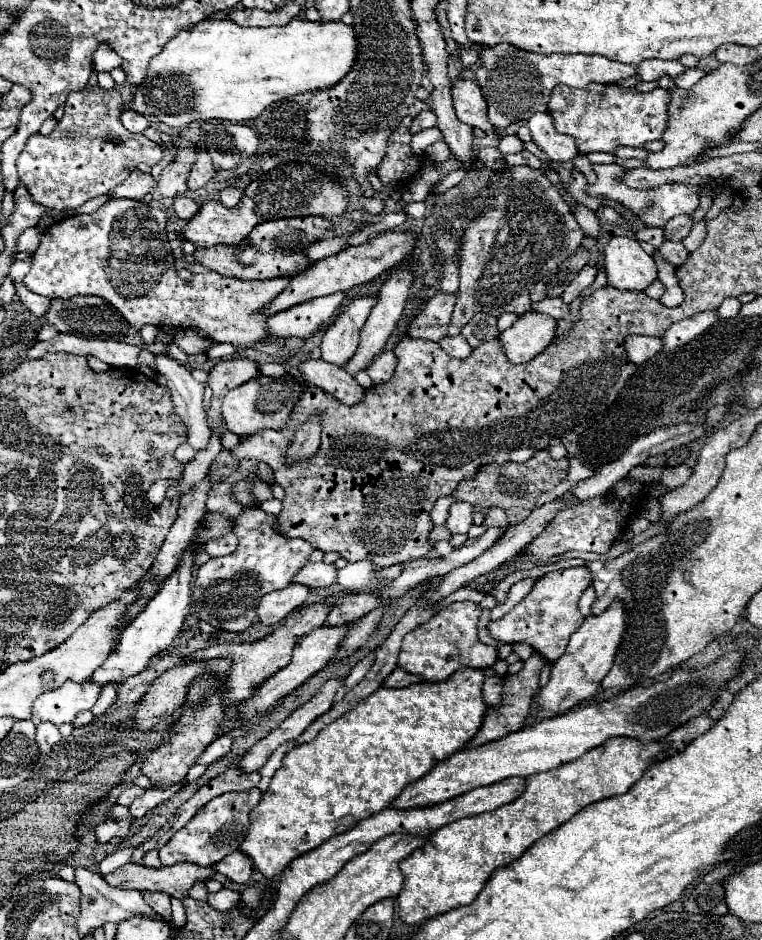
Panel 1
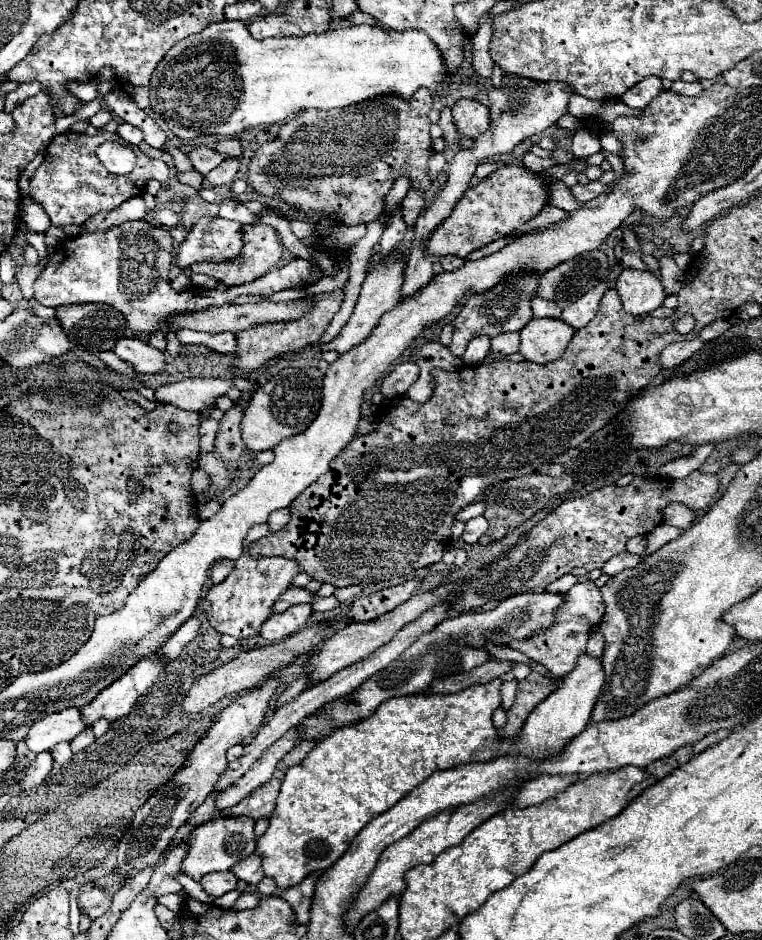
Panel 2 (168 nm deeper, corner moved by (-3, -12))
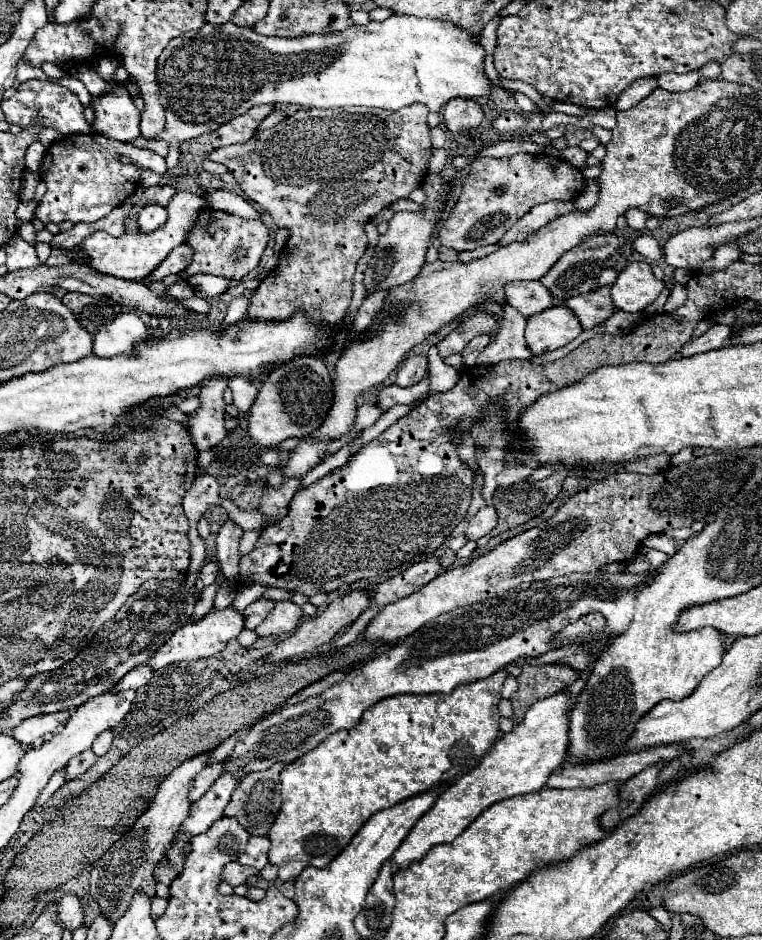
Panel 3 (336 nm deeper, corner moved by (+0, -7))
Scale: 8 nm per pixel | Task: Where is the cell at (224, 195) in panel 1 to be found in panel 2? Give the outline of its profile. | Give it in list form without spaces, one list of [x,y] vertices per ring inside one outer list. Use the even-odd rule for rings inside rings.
[[[223,200],[219,214],[225,220],[235,220],[235,222],[243,222],[243,224],[251,224],[255,220],[255,216],[237,200]]]

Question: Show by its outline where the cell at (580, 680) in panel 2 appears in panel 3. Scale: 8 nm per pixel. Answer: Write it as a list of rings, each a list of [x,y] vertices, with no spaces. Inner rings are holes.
[[[564,691],[536,701],[524,717],[524,723],[516,725],[510,733],[502,735],[494,747],[486,753],[482,763],[470,771],[468,775],[454,781],[432,805],[428,813],[424,813],[402,845],[392,855],[392,863],[398,869],[408,867],[412,861],[424,857],[430,847],[440,843],[454,841],[484,809],[490,805],[524,793],[538,791],[546,785],[548,777],[564,763],[566,759],[566,739],[568,739],[568,695]]]

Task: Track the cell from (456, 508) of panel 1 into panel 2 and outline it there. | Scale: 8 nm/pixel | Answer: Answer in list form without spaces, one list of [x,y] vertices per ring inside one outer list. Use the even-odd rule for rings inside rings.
[[[477,516],[477,518],[471,518],[469,522],[465,522],[465,532],[463,532],[463,542],[467,544],[475,544],[487,530],[487,520],[483,516]]]

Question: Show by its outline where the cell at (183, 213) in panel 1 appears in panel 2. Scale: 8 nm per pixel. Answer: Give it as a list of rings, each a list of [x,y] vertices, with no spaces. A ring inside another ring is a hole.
[[[161,208],[157,214],[155,214],[155,222],[157,224],[165,224],[165,226],[177,226],[181,220],[181,216],[169,208]]]

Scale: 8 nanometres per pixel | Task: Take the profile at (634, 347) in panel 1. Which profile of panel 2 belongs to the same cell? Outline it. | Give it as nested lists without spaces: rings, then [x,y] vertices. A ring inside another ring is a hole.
[[[699,338],[685,340],[685,342],[673,342],[667,348],[663,348],[663,352],[659,354],[657,362],[659,362],[661,368],[673,368],[673,366],[681,364],[683,360],[687,360],[693,352],[697,352],[703,346],[705,346],[705,342],[701,342]]]

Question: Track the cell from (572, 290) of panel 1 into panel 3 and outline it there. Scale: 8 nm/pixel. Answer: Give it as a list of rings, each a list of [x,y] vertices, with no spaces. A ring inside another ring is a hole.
[[[608,287],[598,289],[594,293],[570,297],[566,301],[566,307],[570,307],[578,315],[584,329],[592,329],[594,325],[604,323],[614,313],[614,305],[610,301],[610,289]]]

